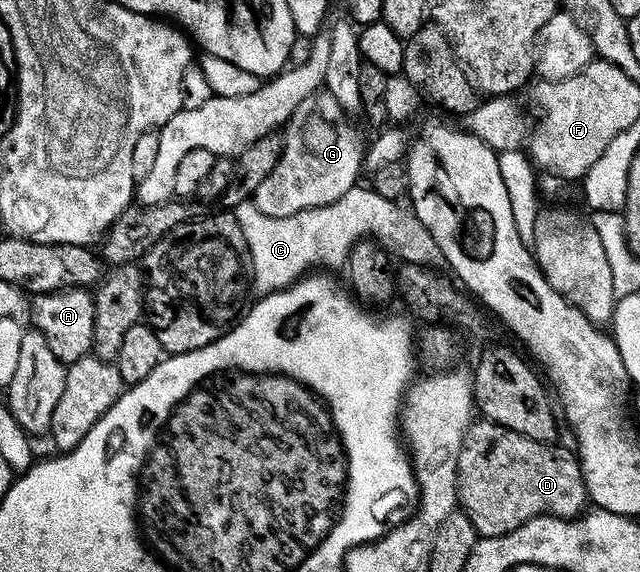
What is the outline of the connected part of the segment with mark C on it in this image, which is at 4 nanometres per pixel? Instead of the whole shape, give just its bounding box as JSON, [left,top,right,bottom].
[232,186,449,294]

